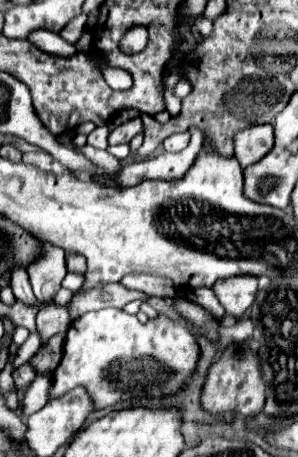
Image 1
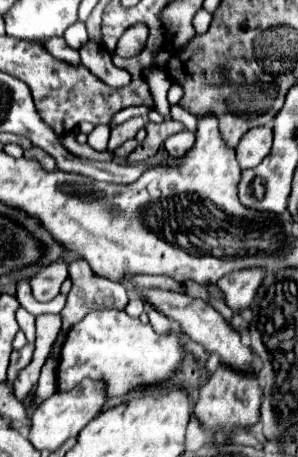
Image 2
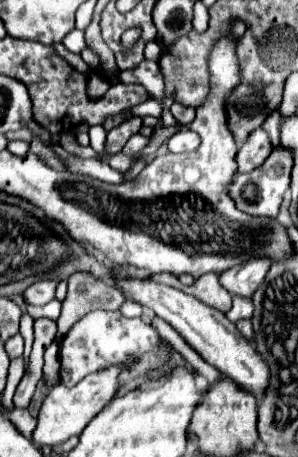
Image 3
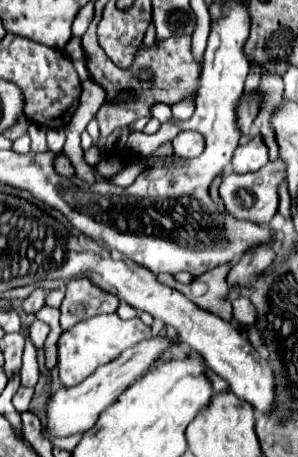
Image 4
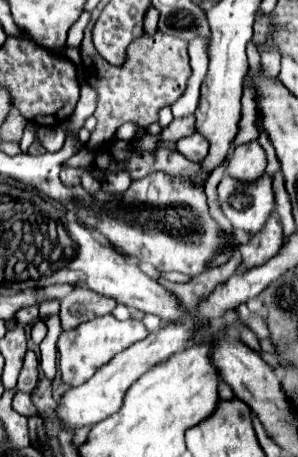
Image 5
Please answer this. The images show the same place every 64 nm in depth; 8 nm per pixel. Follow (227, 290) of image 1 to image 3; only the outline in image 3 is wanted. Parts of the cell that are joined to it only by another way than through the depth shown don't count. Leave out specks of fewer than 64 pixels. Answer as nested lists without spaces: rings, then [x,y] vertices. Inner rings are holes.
[[[248,260],[248,264],[240,264],[240,268],[232,268],[232,272],[224,272],[224,276],[220,276],[220,284],[232,296],[250,298],[256,292],[256,288],[262,284],[268,268],[270,268],[270,260]]]

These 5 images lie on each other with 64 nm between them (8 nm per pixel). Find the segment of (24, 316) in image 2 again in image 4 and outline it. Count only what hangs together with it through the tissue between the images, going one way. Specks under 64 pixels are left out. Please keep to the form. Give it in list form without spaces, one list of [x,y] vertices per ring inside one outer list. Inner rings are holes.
[[[24,336],[24,338],[26,338],[26,348],[24,348],[20,376],[22,376],[22,384],[24,386],[34,386],[38,382],[38,374],[40,374],[37,351],[32,340],[30,340],[30,336]]]

